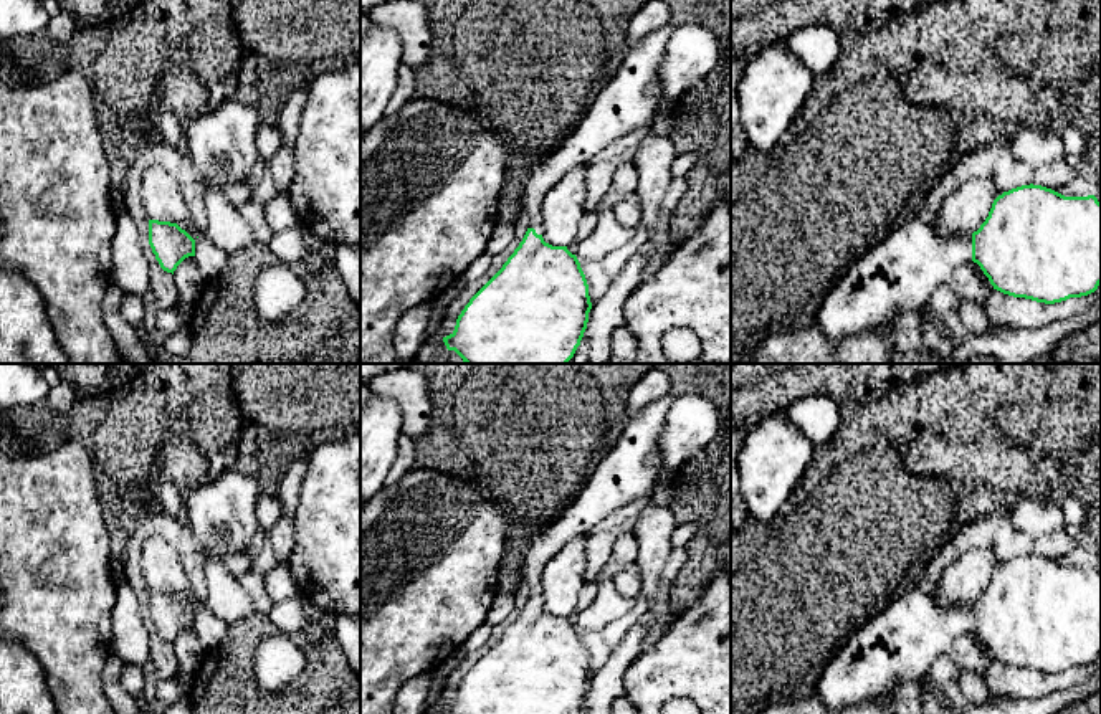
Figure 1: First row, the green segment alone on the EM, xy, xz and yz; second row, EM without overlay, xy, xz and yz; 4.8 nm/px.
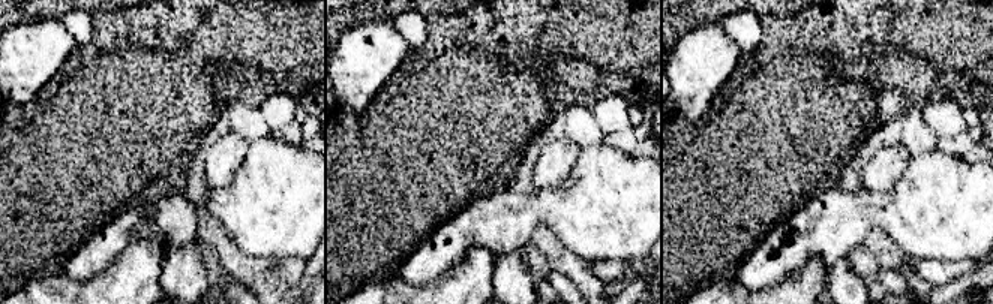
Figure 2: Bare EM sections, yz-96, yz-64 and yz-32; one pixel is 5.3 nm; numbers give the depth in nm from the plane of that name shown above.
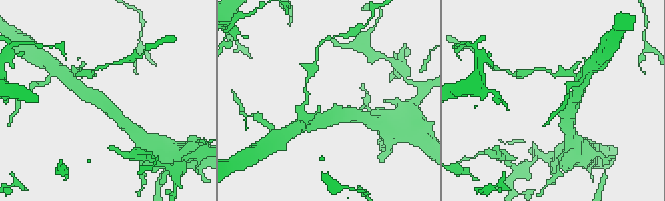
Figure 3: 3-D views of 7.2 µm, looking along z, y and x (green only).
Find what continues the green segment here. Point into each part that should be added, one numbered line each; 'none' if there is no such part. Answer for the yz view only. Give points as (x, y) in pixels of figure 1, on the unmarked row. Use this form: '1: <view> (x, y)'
1: yz (896, 647)

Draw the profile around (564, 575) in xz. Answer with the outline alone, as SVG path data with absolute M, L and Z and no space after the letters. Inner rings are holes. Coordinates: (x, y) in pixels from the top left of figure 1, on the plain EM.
M587 536L577 537L557 550L544 567L542 608L552 616L569 616L577 608L577 597L585 580Z

